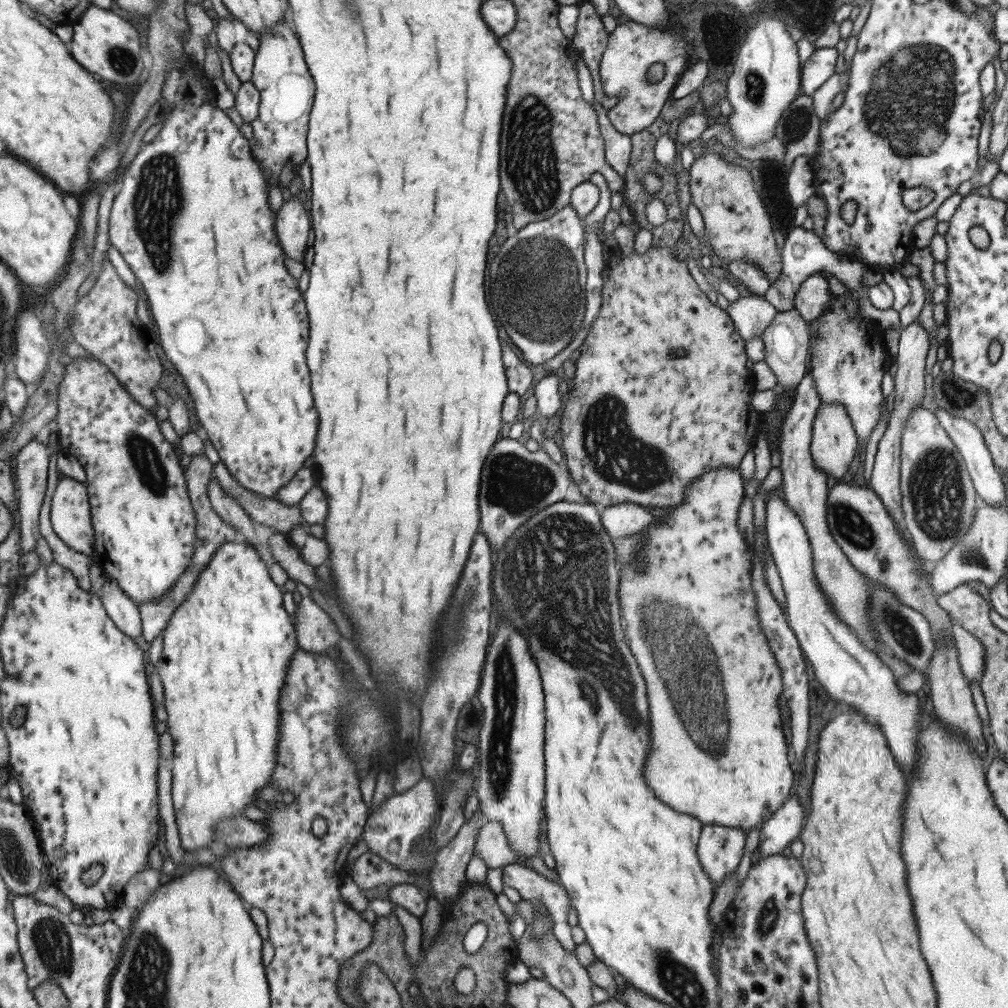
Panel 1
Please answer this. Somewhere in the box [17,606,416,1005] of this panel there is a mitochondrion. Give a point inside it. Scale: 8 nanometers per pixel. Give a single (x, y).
(53, 944)

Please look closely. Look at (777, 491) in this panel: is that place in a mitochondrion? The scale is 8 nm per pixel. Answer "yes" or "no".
no

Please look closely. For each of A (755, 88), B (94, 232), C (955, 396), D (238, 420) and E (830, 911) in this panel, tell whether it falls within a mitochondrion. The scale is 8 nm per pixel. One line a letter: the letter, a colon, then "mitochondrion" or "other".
A: mitochondrion
B: other
C: mitochondrion
D: mitochondrion
E: other

